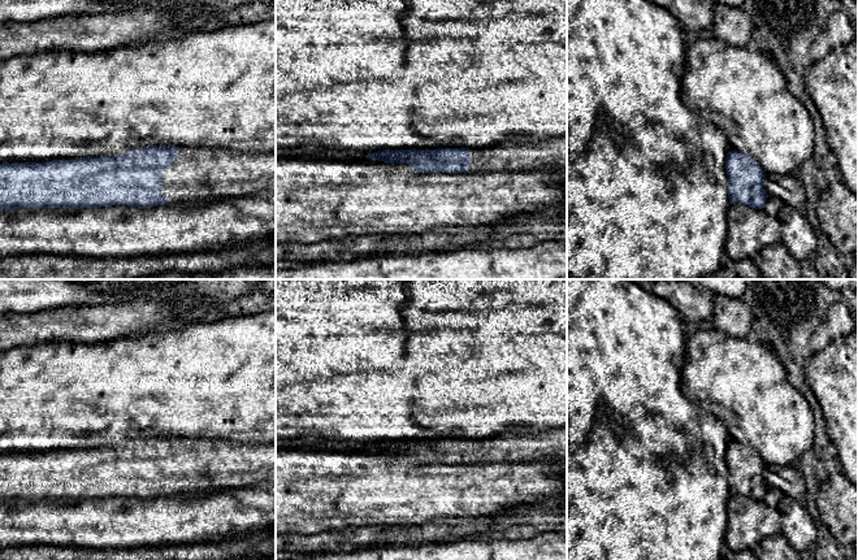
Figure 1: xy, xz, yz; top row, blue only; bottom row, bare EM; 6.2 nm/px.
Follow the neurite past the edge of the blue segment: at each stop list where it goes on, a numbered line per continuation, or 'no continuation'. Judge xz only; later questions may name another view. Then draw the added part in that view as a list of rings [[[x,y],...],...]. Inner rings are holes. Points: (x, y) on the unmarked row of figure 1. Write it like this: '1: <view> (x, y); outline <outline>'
1: xz (514, 446); outline [[[567,427],[541,433],[516,430],[469,440],[469,463],[520,463],[538,459],[567,460]]]

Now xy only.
1: xy (198, 464); outline [[[185,438],[173,451],[173,457],[162,463],[162,487],[168,494],[217,491],[226,489],[244,489],[265,482],[276,482],[276,443],[246,444],[228,439],[190,439]]]

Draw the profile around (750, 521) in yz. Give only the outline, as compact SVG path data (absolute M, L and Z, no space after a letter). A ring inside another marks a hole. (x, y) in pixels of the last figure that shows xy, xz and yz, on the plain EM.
M729 495L727 509L727 550L753 550L763 539L781 531L777 511L763 500Z

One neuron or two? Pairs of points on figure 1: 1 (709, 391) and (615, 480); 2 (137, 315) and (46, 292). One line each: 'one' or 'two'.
1: two
2: two

